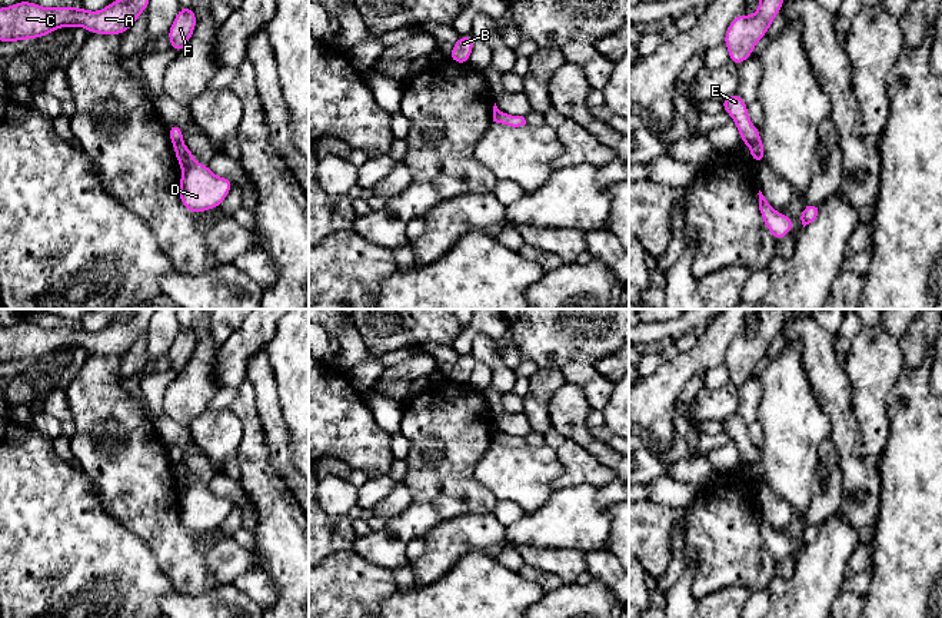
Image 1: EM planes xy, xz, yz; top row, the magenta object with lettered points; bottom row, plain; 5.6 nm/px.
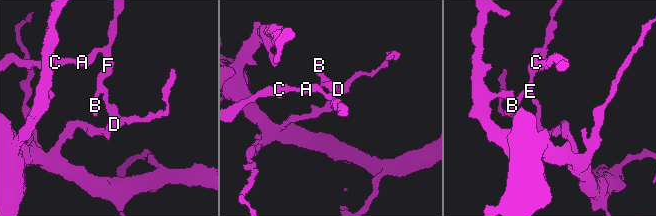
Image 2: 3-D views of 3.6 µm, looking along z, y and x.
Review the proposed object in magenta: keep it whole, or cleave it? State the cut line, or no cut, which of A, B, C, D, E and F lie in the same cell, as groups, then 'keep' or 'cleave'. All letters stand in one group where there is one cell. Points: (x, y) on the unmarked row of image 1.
cut in yz along (759, 459), (749, 465); A B C E F / D; cleave

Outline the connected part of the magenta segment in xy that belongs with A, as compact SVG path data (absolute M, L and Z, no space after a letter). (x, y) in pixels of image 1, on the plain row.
M129 309L127 315L99 332L83 328L41 328L20 320L14 326L0 328L0 362L40 359L57 349L84 348L89 353L124 355L147 329L154 309Z

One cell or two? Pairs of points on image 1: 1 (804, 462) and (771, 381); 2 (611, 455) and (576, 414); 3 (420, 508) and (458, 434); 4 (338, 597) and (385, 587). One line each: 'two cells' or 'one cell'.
1: one cell
2: one cell
3: one cell
4: one cell

